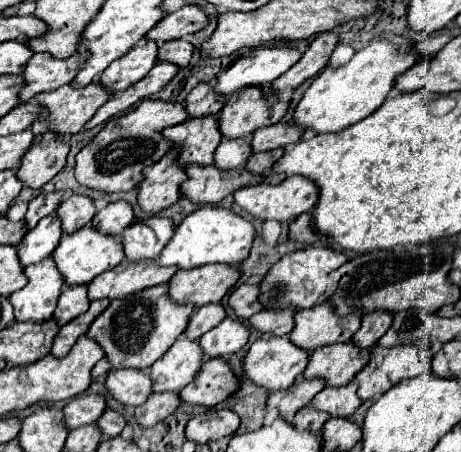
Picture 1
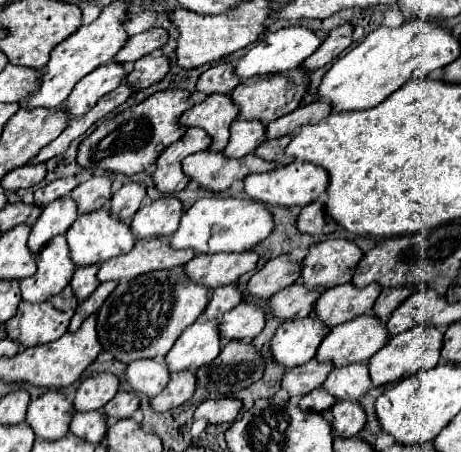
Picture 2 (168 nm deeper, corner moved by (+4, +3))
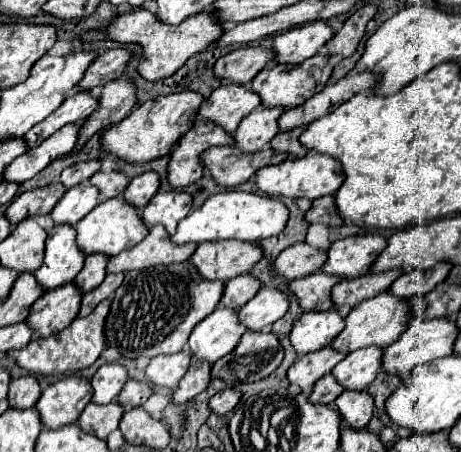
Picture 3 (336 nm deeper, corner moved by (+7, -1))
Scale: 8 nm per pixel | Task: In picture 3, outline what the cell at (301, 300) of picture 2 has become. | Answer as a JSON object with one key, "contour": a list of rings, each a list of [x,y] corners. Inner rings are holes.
{"contour":[[[319,271],[309,277],[303,277],[303,279],[293,279],[289,283],[289,291],[299,301],[301,309],[305,313],[309,313],[309,311],[321,313],[321,311],[331,309],[331,295],[329,293],[335,283],[339,283],[337,277]]]}

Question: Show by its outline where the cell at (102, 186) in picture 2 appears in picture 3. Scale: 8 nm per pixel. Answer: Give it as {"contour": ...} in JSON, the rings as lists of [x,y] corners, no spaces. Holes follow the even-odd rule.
{"contour":[[[109,171],[109,173],[95,173],[89,179],[89,183],[99,189],[101,199],[113,199],[125,191],[129,179],[119,171]]]}

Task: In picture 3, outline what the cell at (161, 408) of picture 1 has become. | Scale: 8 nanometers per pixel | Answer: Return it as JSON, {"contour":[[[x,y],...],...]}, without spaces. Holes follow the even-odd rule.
{"contour":[[[193,361],[191,367],[187,369],[187,373],[183,375],[183,379],[179,381],[179,387],[173,391],[173,403],[183,405],[183,403],[191,401],[195,395],[199,395],[211,379],[209,369],[211,369],[211,365],[207,361]]]}

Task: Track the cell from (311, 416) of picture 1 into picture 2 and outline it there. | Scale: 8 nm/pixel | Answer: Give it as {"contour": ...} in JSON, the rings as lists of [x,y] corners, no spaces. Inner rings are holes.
{"contour":[[[318,387],[318,389],[310,391],[308,395],[304,395],[298,405],[304,411],[318,411],[318,413],[322,413],[322,411],[330,409],[334,403],[336,403],[336,399],[324,387]]]}

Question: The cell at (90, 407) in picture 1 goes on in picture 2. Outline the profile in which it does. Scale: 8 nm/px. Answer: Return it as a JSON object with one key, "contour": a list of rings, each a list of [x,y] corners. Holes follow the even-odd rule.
{"contour":[[[94,373],[92,377],[84,379],[76,391],[74,407],[76,411],[94,411],[102,409],[120,387],[120,379],[114,373]]]}

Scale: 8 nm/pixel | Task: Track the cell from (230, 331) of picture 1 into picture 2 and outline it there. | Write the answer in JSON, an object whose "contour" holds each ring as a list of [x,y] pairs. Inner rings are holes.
{"contour":[[[240,303],[232,311],[224,313],[220,321],[220,335],[224,341],[254,339],[266,323],[266,311],[254,303]]]}

